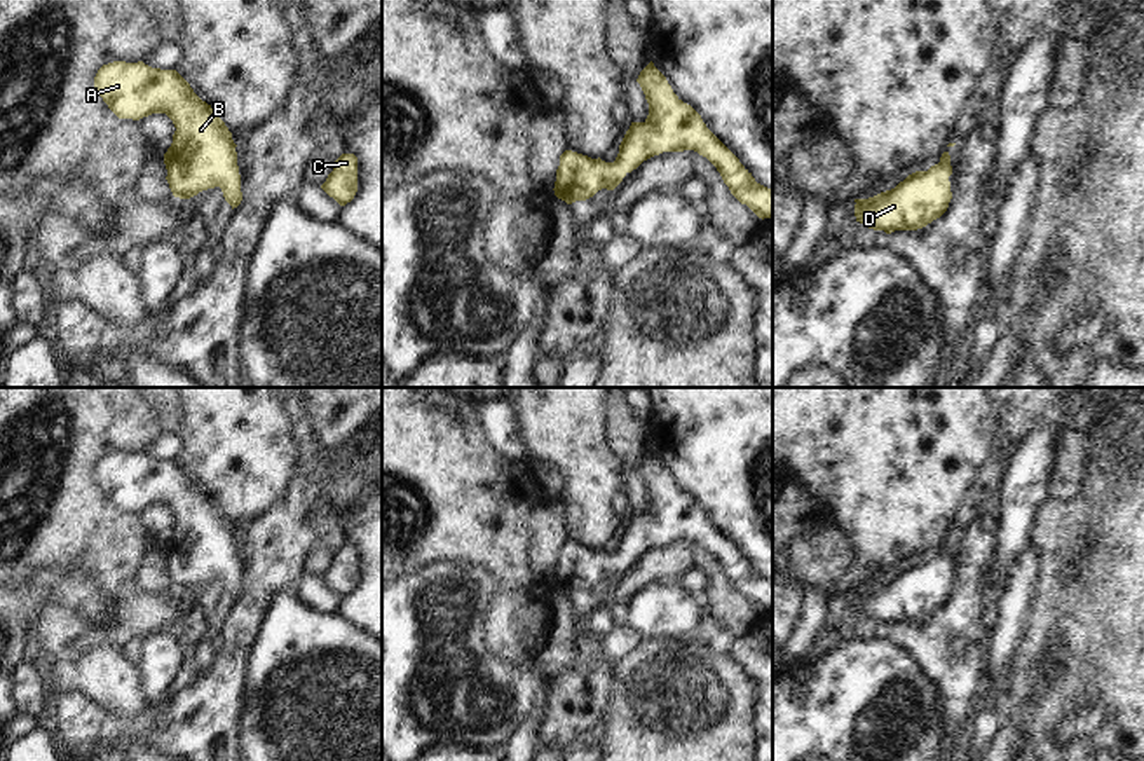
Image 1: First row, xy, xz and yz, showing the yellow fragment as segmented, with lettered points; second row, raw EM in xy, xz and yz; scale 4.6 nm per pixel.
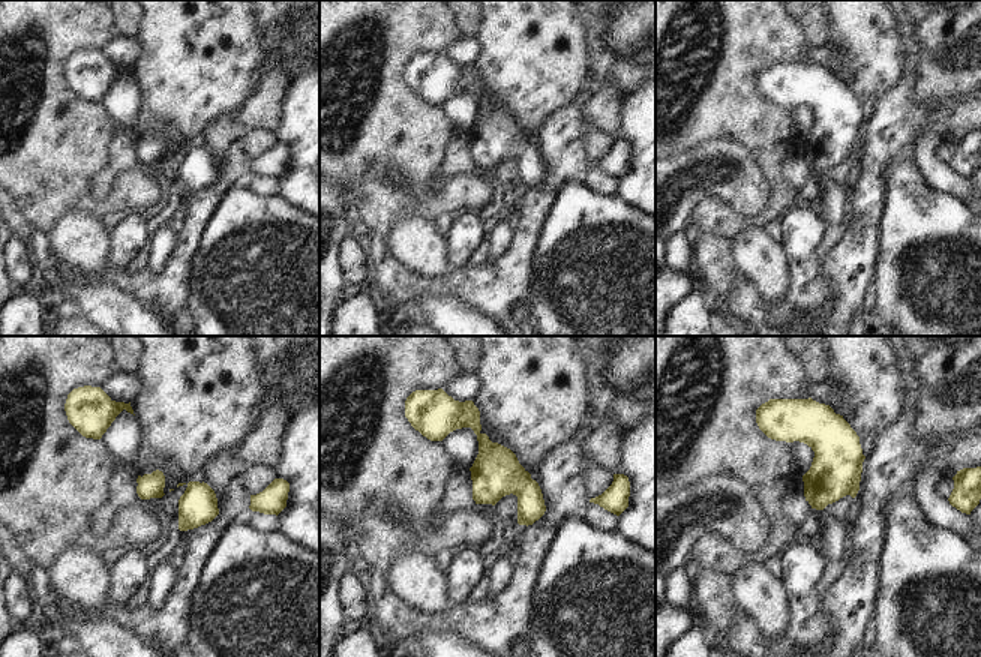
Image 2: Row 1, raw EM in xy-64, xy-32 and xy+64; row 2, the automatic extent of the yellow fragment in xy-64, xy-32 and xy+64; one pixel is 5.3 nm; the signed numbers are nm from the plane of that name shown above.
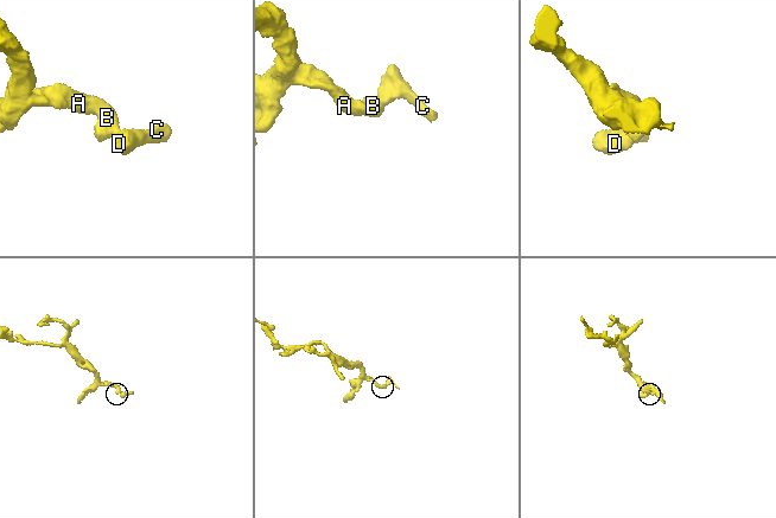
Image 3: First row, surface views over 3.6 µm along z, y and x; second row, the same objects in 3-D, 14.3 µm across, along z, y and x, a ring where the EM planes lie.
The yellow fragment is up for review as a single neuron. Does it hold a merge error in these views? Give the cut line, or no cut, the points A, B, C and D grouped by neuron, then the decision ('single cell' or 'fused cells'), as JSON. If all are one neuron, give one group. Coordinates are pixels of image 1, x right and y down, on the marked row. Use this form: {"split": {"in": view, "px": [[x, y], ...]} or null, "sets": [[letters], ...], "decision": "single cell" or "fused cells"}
{"split": null, "sets": [["A", "B", "C", "D"]], "decision": "single cell"}

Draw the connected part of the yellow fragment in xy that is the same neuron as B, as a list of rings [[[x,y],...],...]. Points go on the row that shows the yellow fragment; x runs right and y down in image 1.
[[[113,61],[98,70],[94,87],[119,119],[166,113],[173,120],[176,131],[164,164],[174,197],[190,199],[220,187],[232,209],[241,204],[232,133],[176,70],[152,68],[143,61]]]

